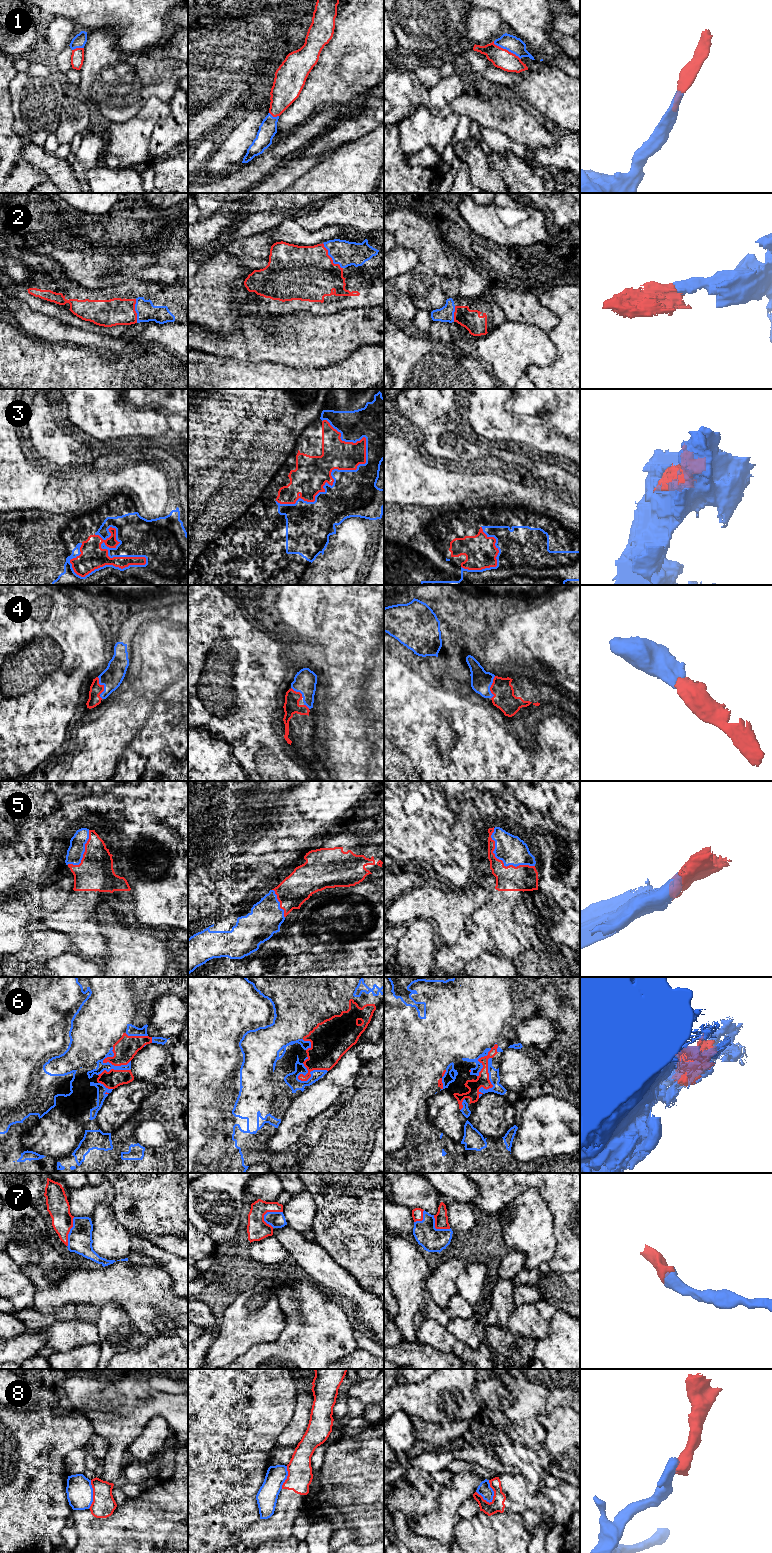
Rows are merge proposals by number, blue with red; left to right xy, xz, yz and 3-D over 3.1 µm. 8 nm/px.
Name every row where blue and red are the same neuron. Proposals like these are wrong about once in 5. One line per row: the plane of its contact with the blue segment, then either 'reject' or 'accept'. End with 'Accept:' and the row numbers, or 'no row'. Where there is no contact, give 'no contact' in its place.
1: meets blue in yz; accept
2: meets blue in xz; accept
3: meets blue in xy; accept
4: meets blue in yz; accept
5: meets blue in yz; accept
6: meets blue in yz; reject
7: meets blue in xz; accept
8: meets blue in yz; reject
Accept: 1, 2, 3, 4, 5, 7

